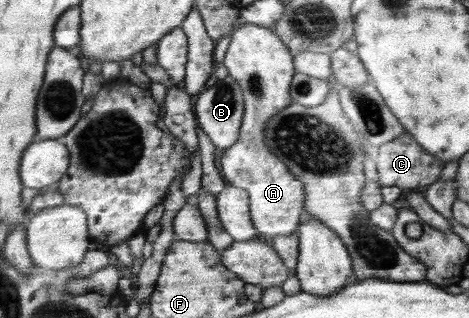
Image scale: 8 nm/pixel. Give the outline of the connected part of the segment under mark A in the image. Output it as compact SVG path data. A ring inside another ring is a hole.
M247 23L236 26L229 34L231 42L224 61L228 75L238 81L245 94L245 118L242 120L238 143L223 152L221 174L233 187L241 188L249 194L252 223L263 238L265 236L293 235L299 226L299 216L305 206L303 182L297 182L293 174L275 158L265 146L263 130L275 114L292 103L289 87L296 73L294 55L287 50L281 37L273 28Z

